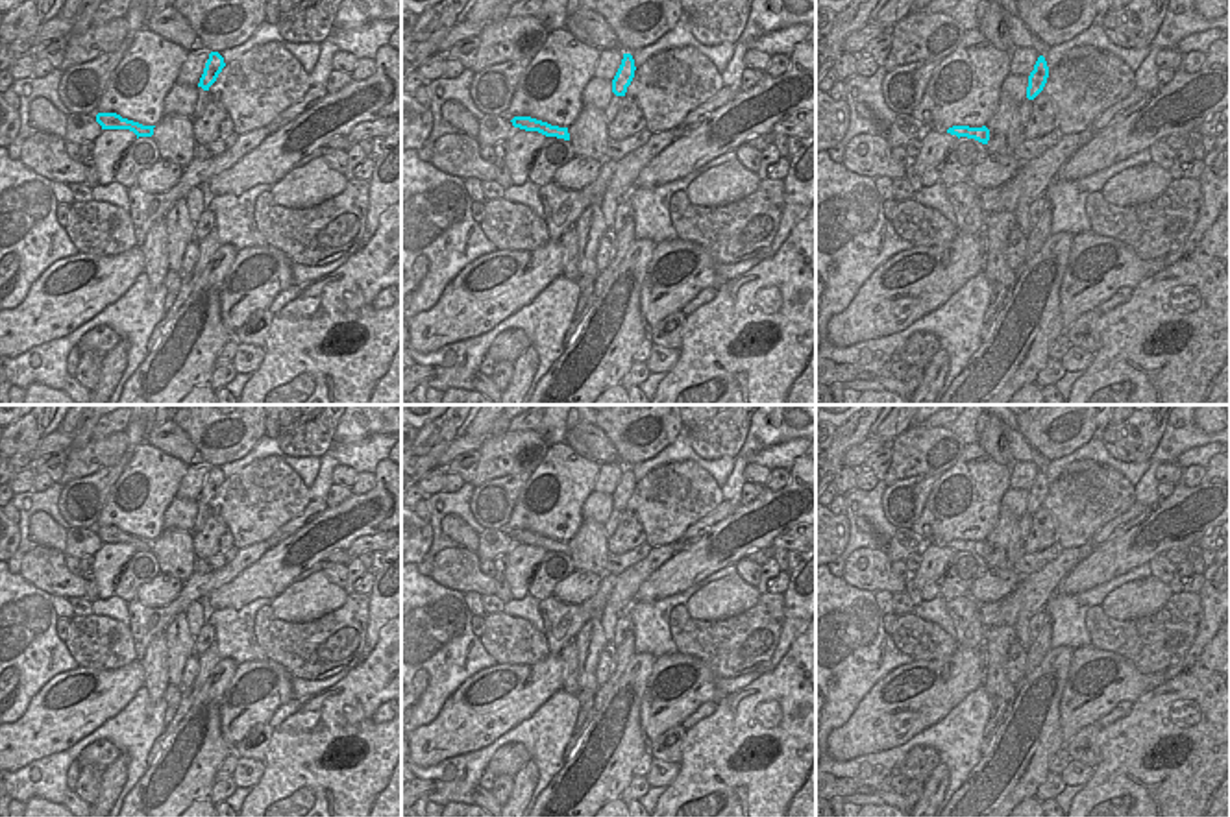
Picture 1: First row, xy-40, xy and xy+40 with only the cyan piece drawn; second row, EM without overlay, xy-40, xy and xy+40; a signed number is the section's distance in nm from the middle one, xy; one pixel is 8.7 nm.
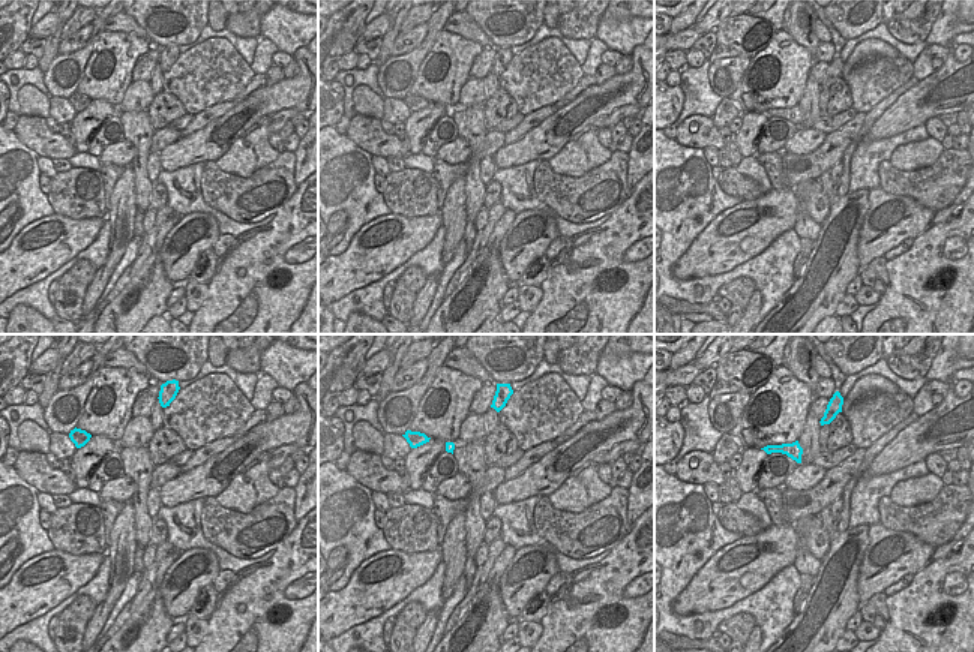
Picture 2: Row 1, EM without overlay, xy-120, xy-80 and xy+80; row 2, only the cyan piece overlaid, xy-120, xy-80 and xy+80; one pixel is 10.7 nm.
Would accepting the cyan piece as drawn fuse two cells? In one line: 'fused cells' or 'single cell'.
single cell

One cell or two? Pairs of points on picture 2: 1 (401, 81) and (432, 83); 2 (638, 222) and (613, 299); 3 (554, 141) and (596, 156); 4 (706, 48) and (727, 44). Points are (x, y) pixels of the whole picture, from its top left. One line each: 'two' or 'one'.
1: two
2: one
3: two
4: two

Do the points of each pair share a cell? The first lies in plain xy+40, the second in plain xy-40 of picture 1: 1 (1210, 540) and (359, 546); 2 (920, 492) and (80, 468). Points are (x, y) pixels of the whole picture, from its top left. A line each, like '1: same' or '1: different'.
1: same
2: different

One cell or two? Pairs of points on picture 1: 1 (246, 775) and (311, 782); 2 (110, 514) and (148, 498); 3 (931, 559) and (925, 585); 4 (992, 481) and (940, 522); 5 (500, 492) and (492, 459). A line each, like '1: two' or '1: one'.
1: two
2: one
3: one
4: one
5: two

